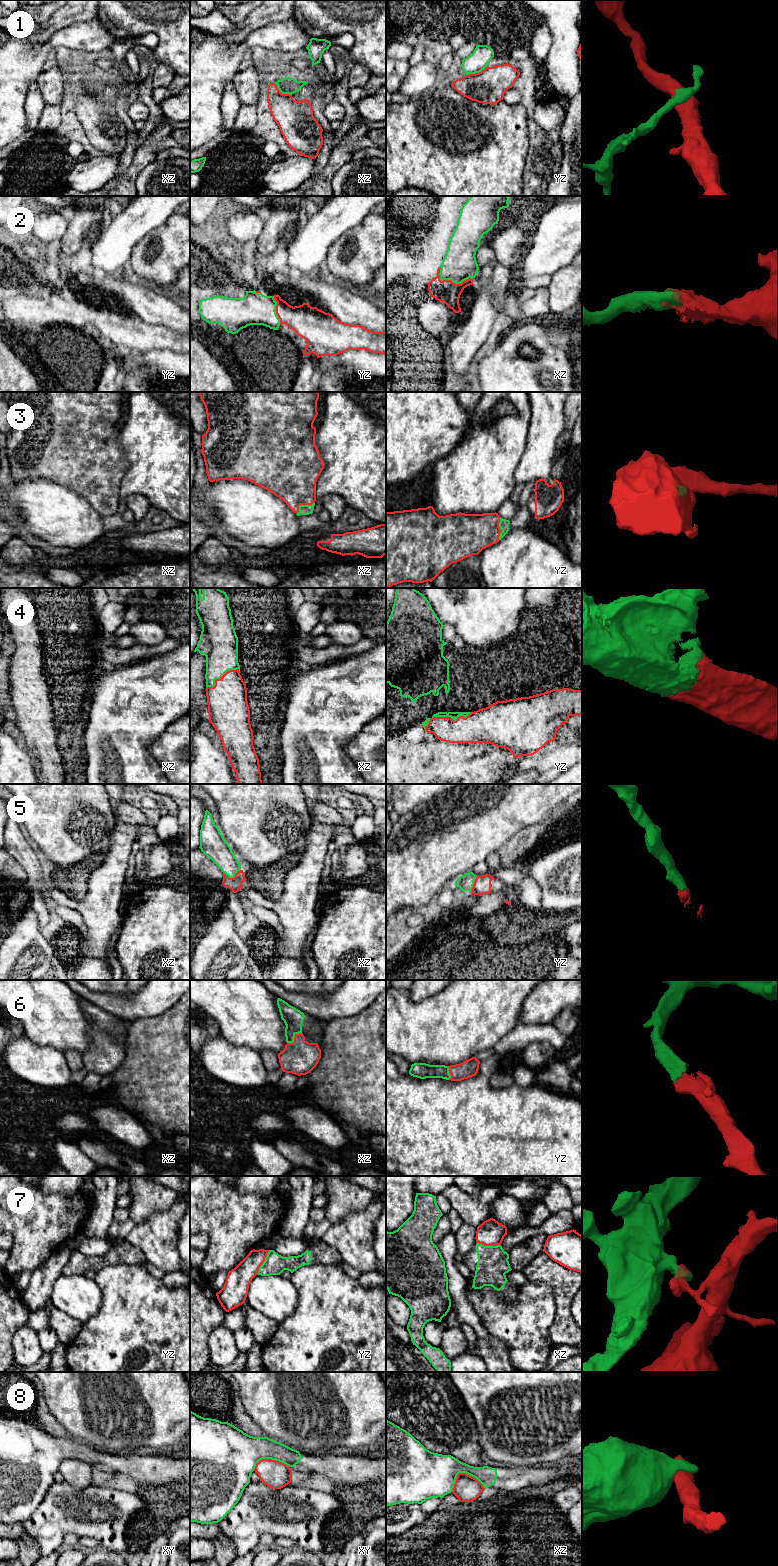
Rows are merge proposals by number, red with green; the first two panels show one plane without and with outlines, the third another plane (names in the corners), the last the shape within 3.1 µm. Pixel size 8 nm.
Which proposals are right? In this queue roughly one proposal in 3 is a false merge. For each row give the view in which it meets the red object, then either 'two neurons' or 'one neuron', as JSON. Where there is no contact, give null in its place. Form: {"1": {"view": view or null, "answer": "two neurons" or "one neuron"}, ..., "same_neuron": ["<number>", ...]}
{"1": {"view": "yz", "answer": "two neurons"}, "2": {"view": "xz", "answer": "one neuron"}, "3": {"view": "xz", "answer": "one neuron"}, "4": {"view": "yz", "answer": "one neuron"}, "5": {"view": "xz", "answer": "one neuron"}, "6": {"view": "xz", "answer": "one neuron"}, "7": {"view": "yz", "answer": "two neurons"}, "8": {"view": "xz", "answer": "two neurons"}, "same_neuron": ["2", "3", "4", "5", "6"]}

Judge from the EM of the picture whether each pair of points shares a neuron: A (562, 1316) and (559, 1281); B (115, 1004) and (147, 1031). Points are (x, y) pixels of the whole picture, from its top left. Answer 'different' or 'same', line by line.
A: same
B: different

